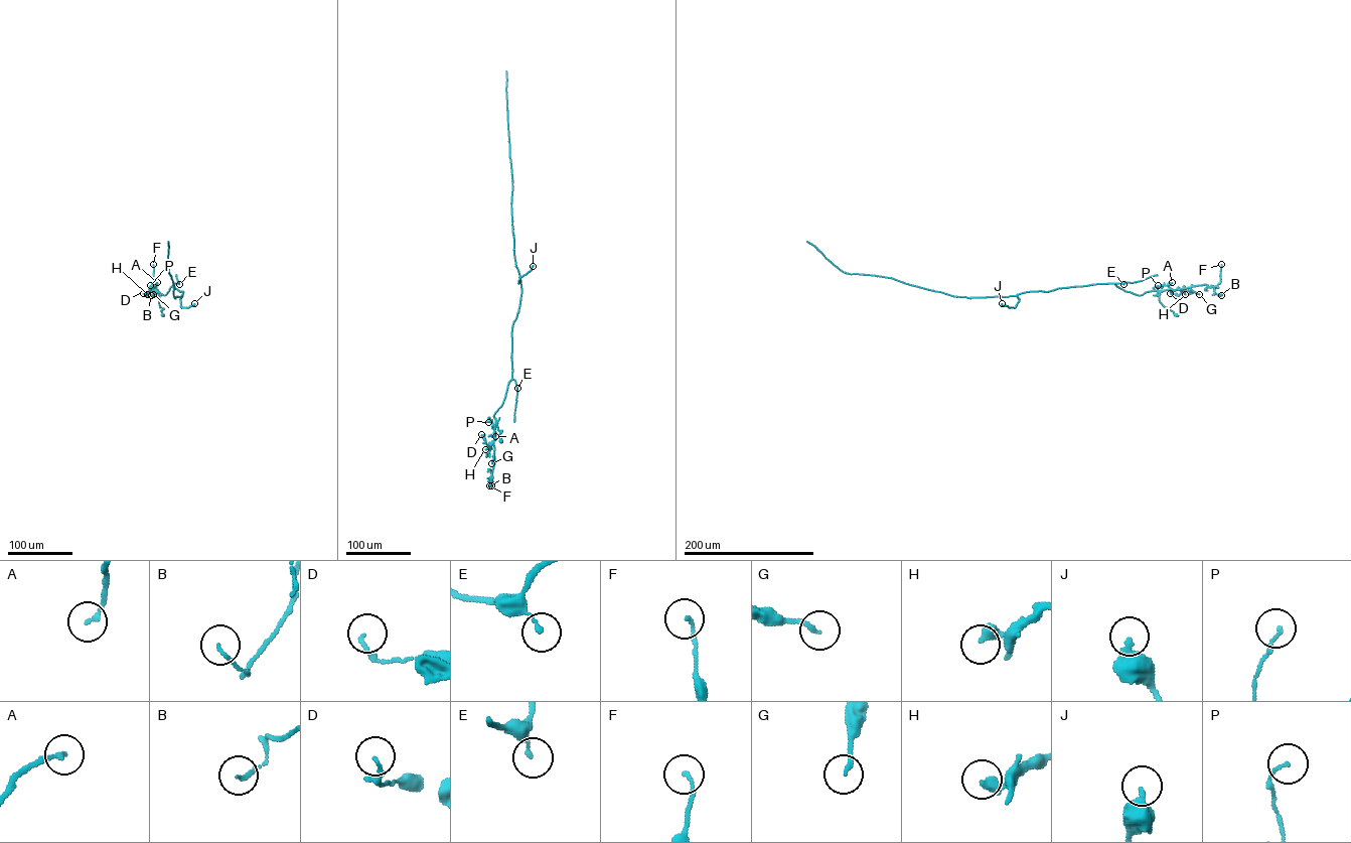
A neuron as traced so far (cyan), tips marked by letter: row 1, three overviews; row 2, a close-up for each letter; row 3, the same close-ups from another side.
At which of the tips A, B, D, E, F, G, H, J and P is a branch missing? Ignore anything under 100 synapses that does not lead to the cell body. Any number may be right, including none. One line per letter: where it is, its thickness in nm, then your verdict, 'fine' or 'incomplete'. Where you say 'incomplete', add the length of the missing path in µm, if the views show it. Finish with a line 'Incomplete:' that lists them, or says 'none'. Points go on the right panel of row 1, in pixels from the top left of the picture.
A: (1172, 282) | 170 nm | fine
B: (1221, 295) | 130 nm | fine
D: (1170, 293) | 110 nm | fine
E: (1123, 284) | 150 nm | fine
F: (1221, 264) | 120 nm | fine
G: (1199, 294) | 150 nm | fine
H: (1185, 294) | 400 nm | fine
J: (1002, 303) | 460 nm | fine
P: (1158, 285) | 100 nm | fine
Incomplete: none

